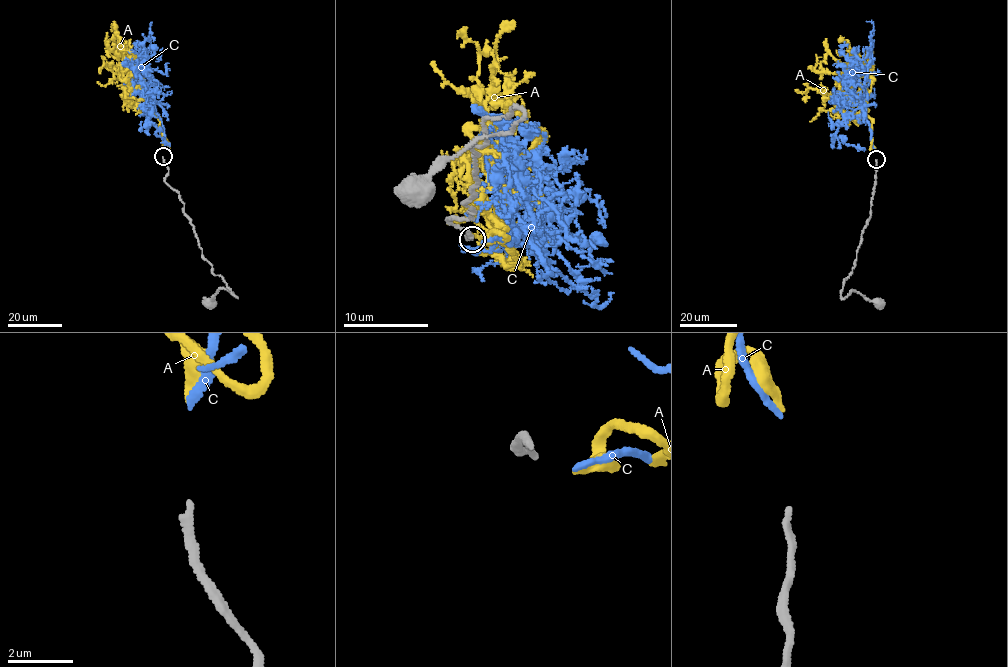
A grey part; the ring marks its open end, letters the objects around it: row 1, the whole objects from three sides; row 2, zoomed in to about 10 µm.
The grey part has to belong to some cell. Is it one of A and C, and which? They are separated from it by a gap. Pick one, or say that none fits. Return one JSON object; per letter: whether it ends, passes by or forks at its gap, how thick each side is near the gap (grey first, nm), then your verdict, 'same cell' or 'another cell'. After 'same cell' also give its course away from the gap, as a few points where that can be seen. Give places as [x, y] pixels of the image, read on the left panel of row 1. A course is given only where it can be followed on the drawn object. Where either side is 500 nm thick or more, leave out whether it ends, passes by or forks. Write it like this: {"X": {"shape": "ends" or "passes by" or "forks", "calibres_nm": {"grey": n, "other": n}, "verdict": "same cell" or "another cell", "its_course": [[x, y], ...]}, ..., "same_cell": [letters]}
{"A": {"shape": "ends", "calibres_nm": {"grey": 200, "other": 280}, "verdict": "another cell"}, "C": {"shape": "ends", "calibres_nm": {"grey": 200, "other": 190}, "verdict": "same cell", "its_course": [[163, 149], [162, 120], [155, 104], [144, 93], [148, 87], [147, 50], [151, 22]]}, "same_cell": ["C"]}

